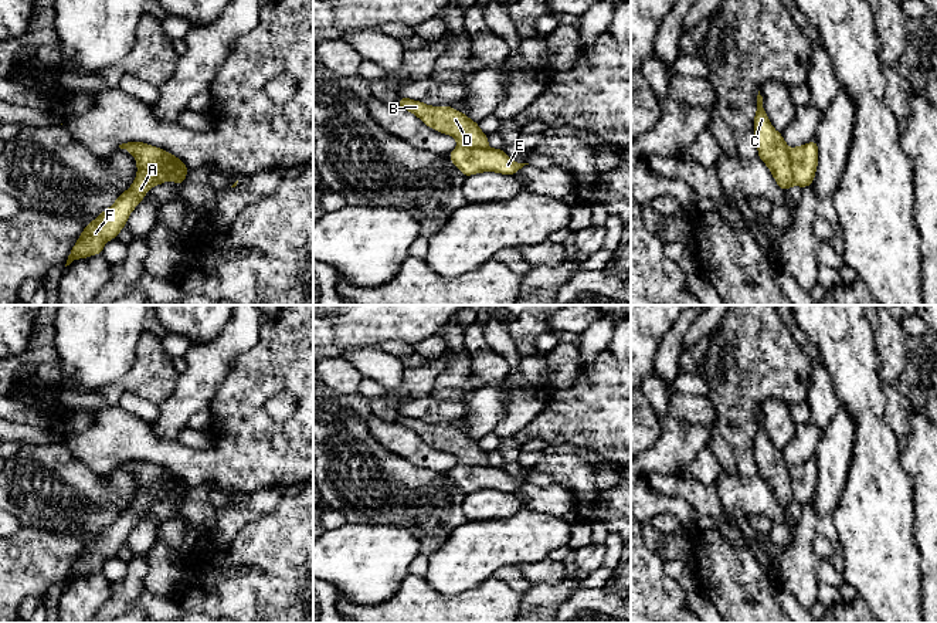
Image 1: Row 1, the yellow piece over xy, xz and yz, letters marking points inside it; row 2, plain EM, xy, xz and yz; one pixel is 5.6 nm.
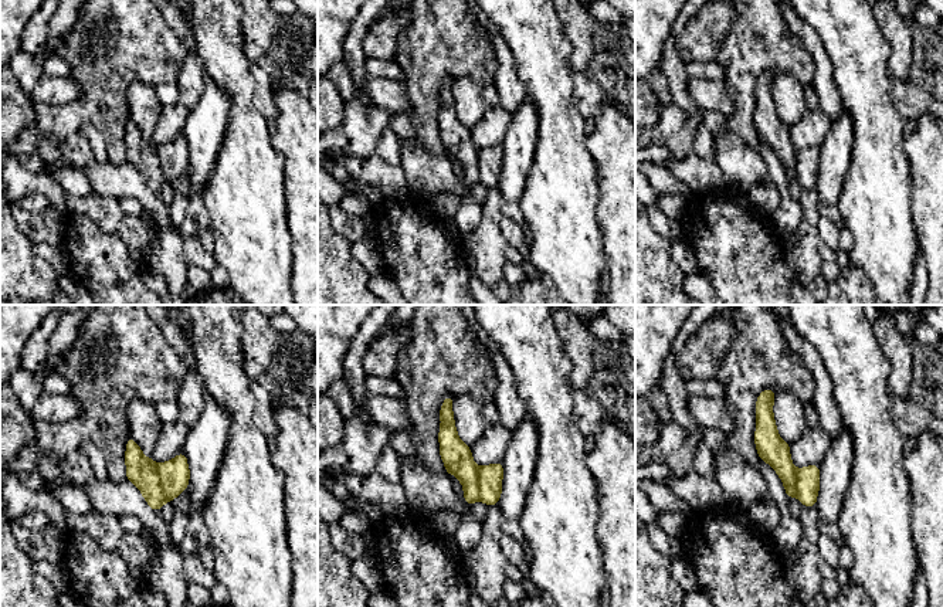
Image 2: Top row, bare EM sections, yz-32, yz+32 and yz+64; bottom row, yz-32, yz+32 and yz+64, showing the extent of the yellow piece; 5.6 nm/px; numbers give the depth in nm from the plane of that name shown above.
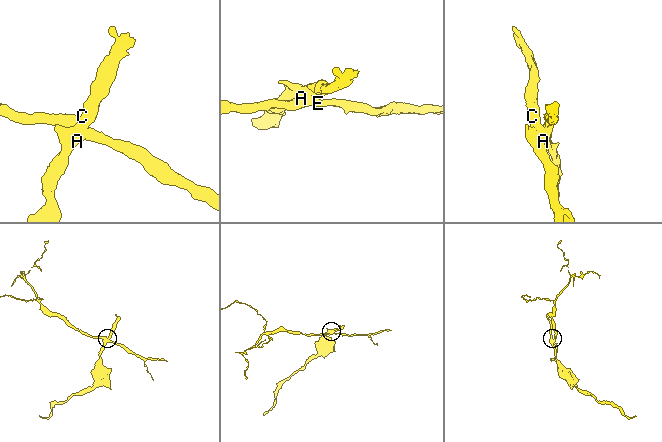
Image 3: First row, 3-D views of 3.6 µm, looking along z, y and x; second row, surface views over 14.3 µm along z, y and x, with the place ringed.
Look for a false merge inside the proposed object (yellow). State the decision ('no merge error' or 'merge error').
merge error

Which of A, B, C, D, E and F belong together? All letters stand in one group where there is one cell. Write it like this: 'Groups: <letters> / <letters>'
Groups: A B C D F / E

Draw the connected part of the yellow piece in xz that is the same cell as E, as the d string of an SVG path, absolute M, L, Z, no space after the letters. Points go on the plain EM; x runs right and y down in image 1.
M458 464L449 473L451 480L464 491L464 494L479 490L499 490L502 492L515 492L529 481L515 481L502 467L468 467Z

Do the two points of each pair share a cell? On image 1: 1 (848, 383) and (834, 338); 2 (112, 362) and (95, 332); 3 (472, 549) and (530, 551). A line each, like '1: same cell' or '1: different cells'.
1: same cell
2: same cell
3: same cell

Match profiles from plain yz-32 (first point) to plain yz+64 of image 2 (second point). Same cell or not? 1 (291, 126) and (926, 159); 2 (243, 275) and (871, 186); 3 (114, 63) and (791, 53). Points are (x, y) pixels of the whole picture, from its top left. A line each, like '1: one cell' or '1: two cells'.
1: one cell
2: one cell
3: one cell

